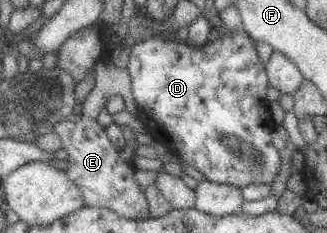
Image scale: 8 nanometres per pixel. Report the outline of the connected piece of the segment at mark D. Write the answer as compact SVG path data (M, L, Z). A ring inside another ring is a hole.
M225 29L218 35L213 36L208 43L201 47L190 45L186 41L168 42L160 39L157 35L153 35L147 40L136 42L132 45L126 69L131 78L131 94L133 95L134 102L136 102L138 114L144 120L145 125L149 127L150 134L160 140L172 155L181 158L186 165L196 168L204 176L204 180L242 188L247 184L271 183L276 178L281 167L281 160L278 151L276 151L276 148L270 142L270 134L272 134L274 122L269 118L267 111L269 100L264 97L269 84L267 82L265 67L262 67L262 63L258 60L258 55L254 49L254 40L250 39L246 33L237 34L235 31L230 32Z

